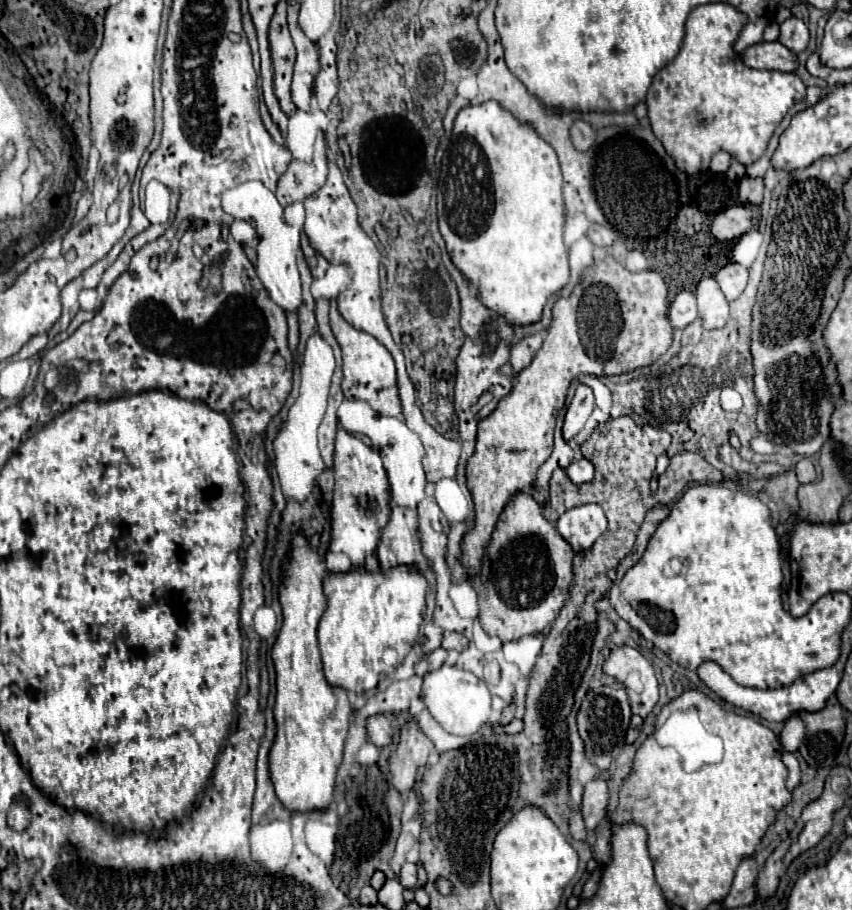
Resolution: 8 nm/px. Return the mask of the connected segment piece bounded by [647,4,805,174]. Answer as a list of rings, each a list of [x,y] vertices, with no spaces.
[[[703,4],[693,8],[685,22],[685,40],[679,54],[667,66],[663,66],[665,70],[659,70],[647,92],[653,134],[661,140],[677,168],[685,170],[687,174],[707,170],[709,160],[717,150],[727,150],[745,166],[755,162],[763,156],[773,130],[783,120],[787,110],[805,96],[805,84],[799,76],[787,72],[753,70],[741,62],[739,54],[733,50],[733,42],[745,22],[745,14],[737,12],[729,4]]]

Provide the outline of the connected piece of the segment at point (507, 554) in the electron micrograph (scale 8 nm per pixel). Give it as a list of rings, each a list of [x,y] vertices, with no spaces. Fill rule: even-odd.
[[[519,492],[503,510],[493,538],[487,546],[483,568],[481,568],[481,586],[479,594],[479,622],[489,636],[497,636],[503,644],[519,640],[523,636],[541,634],[567,604],[569,588],[573,584],[573,548],[557,532],[557,528],[545,520],[541,506],[527,492]]]

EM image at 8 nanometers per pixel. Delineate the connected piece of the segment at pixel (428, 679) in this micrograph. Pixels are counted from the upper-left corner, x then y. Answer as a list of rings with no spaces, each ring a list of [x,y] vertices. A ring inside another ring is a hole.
[[[443,664],[441,668],[425,674],[421,698],[427,710],[431,712],[431,716],[449,734],[455,734],[455,736],[475,734],[491,718],[491,694],[487,684],[479,680],[475,674],[451,664]]]

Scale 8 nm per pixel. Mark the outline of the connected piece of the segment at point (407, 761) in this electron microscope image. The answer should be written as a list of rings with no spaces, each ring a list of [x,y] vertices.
[[[409,718],[401,726],[395,750],[389,754],[389,772],[393,788],[397,792],[409,792],[415,784],[419,768],[427,766],[427,760],[433,752],[433,742],[421,732],[417,720]]]

